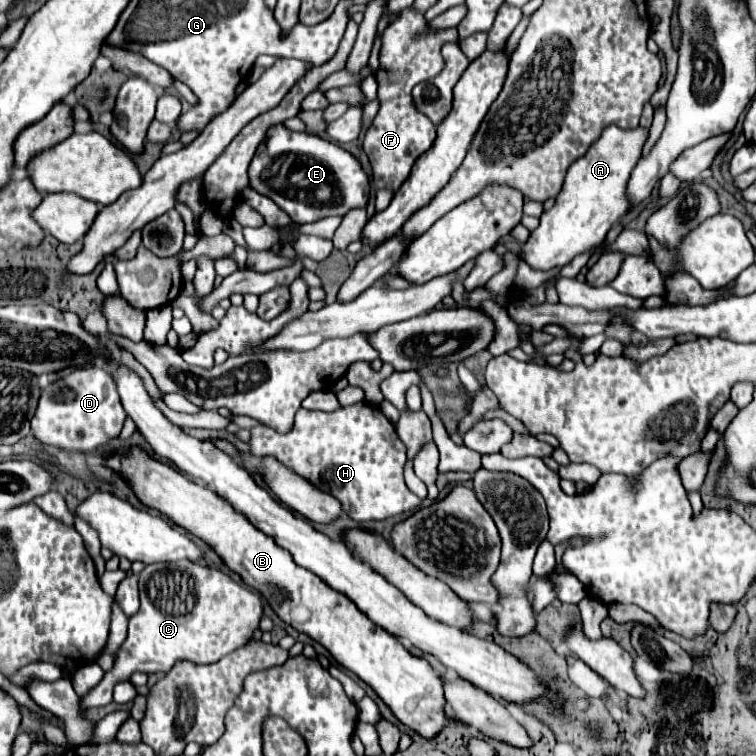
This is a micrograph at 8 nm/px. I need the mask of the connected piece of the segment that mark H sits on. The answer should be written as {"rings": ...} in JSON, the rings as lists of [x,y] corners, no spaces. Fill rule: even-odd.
{"rings":[[[368,401],[340,407],[332,413],[300,409],[288,435],[256,425],[250,429],[248,445],[250,455],[274,457],[314,487],[320,487],[320,491],[334,495],[354,521],[384,521],[414,513],[422,505],[422,499],[406,487],[402,477],[406,445],[384,413]]]}

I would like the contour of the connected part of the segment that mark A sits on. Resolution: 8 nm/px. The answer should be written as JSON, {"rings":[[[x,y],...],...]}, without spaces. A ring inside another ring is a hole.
{"rings":[[[610,125],[588,153],[570,165],[564,187],[556,197],[556,205],[542,213],[540,225],[530,233],[516,255],[536,271],[550,271],[568,265],[576,255],[598,247],[606,239],[610,227],[628,211],[626,183],[640,159],[646,137],[648,129],[636,127],[624,131]]]}

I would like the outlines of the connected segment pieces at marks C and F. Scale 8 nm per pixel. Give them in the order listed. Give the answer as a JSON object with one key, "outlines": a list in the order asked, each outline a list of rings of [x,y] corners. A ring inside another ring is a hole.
{"outlines":[[[[176,561],[176,563],[152,563],[146,565],[140,573],[140,611],[130,617],[128,625],[128,637],[124,645],[118,651],[114,669],[108,671],[102,681],[88,691],[84,697],[80,697],[80,709],[88,711],[94,707],[104,707],[112,701],[112,687],[118,681],[128,681],[128,677],[134,671],[144,671],[144,673],[168,673],[174,663],[178,661],[192,661],[196,665],[210,665],[228,655],[230,651],[244,647],[254,631],[260,625],[260,619],[264,617],[264,607],[262,607],[262,597],[258,591],[252,587],[244,587],[242,583],[236,583],[230,575],[208,567],[200,563],[190,563],[190,561]]],[[[412,5],[402,9],[400,17],[392,21],[384,31],[380,67],[376,71],[380,111],[364,137],[364,151],[372,163],[374,185],[378,189],[388,187],[396,191],[410,175],[416,157],[420,157],[424,151],[428,151],[428,147],[432,147],[436,139],[436,125],[430,123],[430,119],[416,109],[412,89],[416,83],[440,73],[440,69],[444,67],[440,47],[442,43],[456,39],[458,39],[456,29],[428,31],[428,23],[424,21],[422,13],[416,11]]]]}

